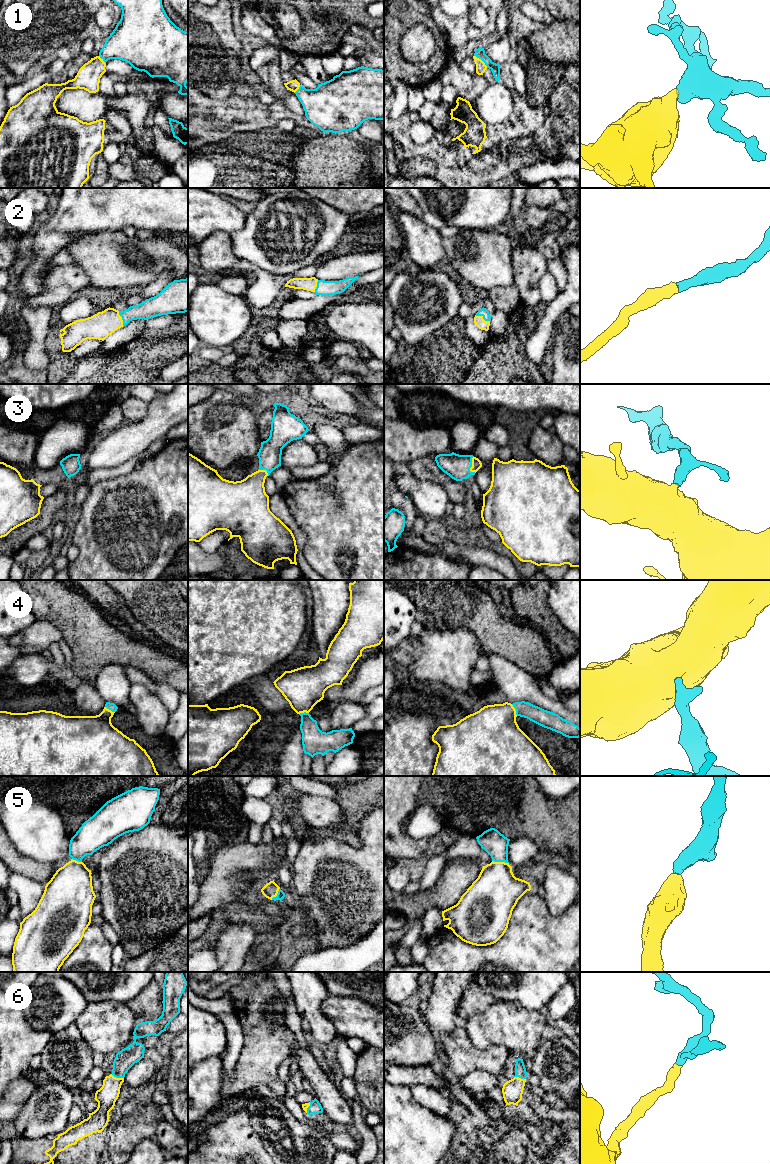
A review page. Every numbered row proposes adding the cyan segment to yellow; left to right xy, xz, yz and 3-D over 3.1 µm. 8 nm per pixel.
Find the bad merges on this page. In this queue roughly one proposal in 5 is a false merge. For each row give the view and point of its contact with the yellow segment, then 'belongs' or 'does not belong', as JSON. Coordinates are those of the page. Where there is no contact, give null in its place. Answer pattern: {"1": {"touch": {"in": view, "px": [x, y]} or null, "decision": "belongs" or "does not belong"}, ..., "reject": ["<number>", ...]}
{"1": {"touch": {"in": "yz", "px": [481, 60]}, "decision": "belongs"}, "2": {"touch": {"in": "yz", "px": [482, 317]}, "decision": "belongs"}, "3": {"touch": {"in": "yz", "px": [472, 464]}, "decision": "belongs"}, "4": {"touch": {"in": "yz", "px": [515, 710]}, "decision": "belongs"}, "5": {"touch": {"in": "yz", "px": [500, 862]}, "decision": "belongs"}, "6": {"touch": {"in": "xy", "px": [117, 1078]}, "decision": "belongs"}, "reject": []}

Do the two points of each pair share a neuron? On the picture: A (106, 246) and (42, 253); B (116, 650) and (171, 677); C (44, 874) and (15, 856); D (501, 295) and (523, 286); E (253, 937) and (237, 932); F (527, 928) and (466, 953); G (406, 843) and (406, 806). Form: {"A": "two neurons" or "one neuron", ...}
{"A": "two neurons", "B": "one neuron", "C": "one neuron", "D": "two neurons", "E": "one neuron", "F": "one neuron", "G": "one neuron"}

